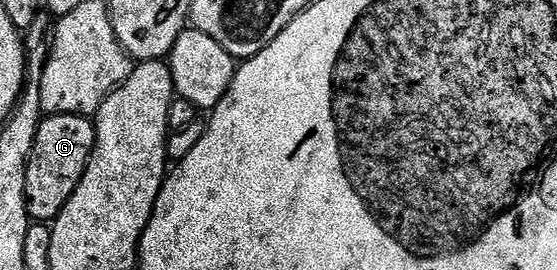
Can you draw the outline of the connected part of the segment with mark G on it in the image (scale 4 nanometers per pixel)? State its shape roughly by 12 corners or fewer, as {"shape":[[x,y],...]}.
{"shape":[[44,116],[25,171],[27,216],[54,222],[94,146],[91,117]]}

